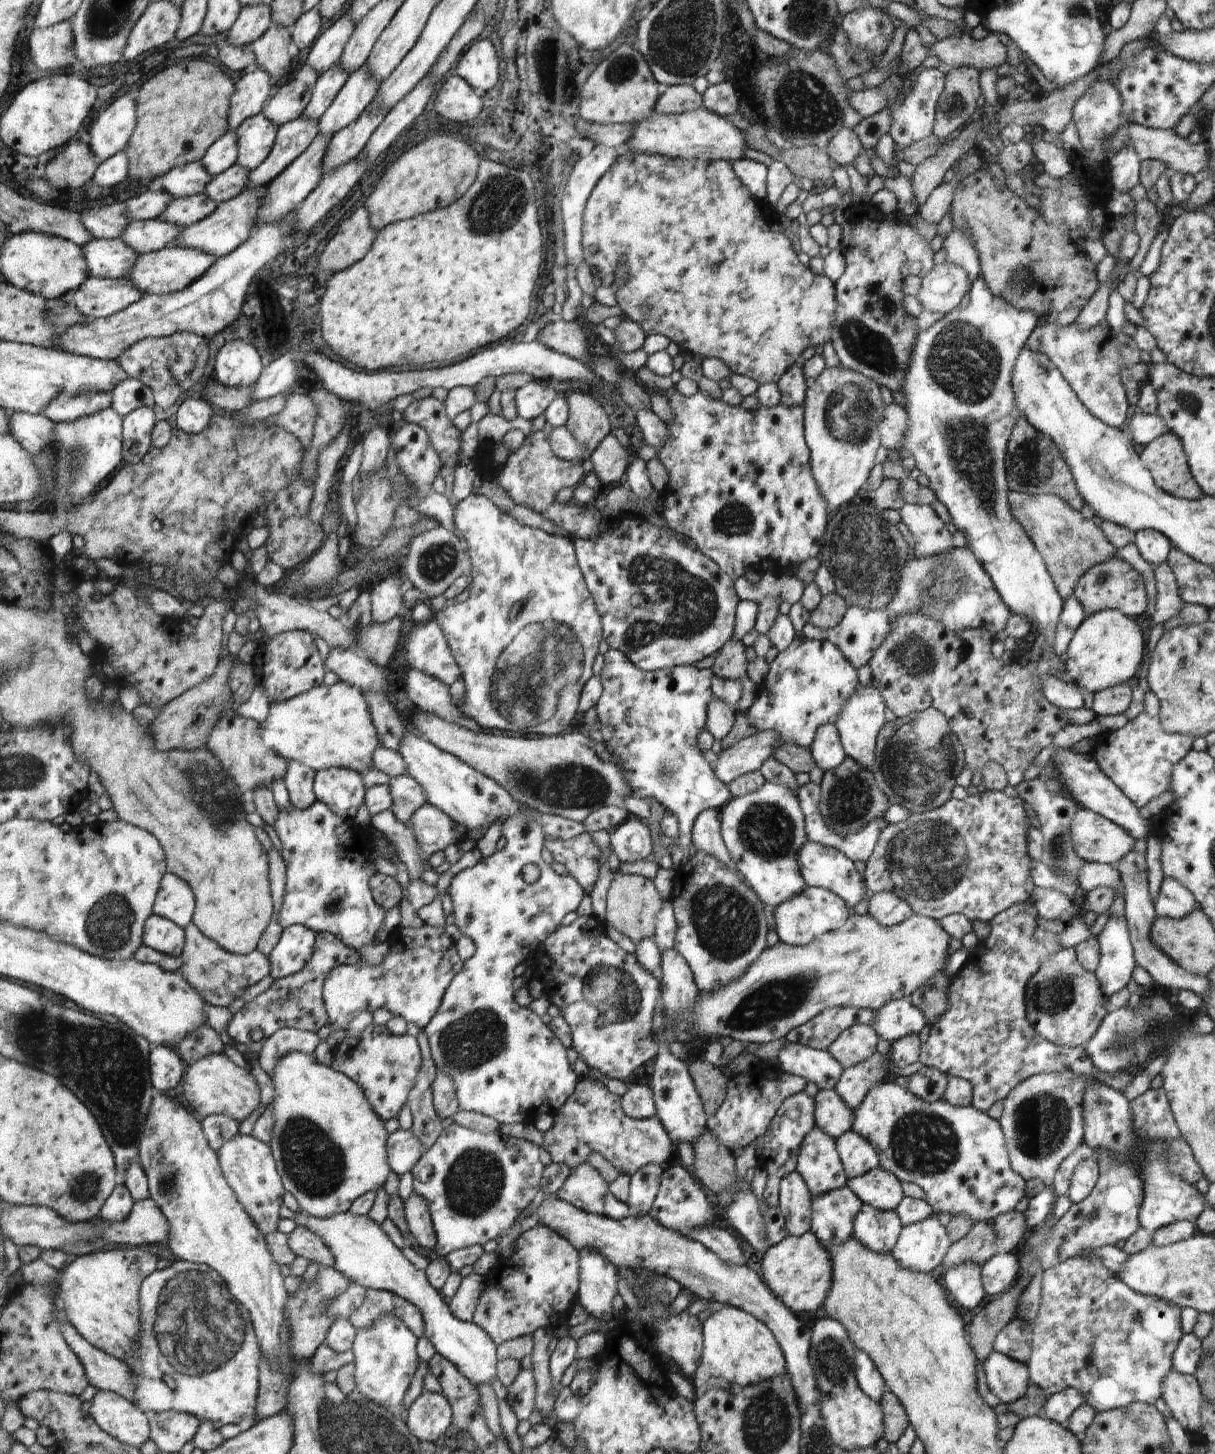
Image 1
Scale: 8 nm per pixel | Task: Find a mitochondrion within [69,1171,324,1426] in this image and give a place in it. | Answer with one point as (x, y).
(198, 1330)

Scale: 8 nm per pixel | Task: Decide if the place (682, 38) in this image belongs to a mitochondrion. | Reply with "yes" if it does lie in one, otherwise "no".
yes

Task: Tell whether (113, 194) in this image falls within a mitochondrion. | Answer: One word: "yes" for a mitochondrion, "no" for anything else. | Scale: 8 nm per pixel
no

